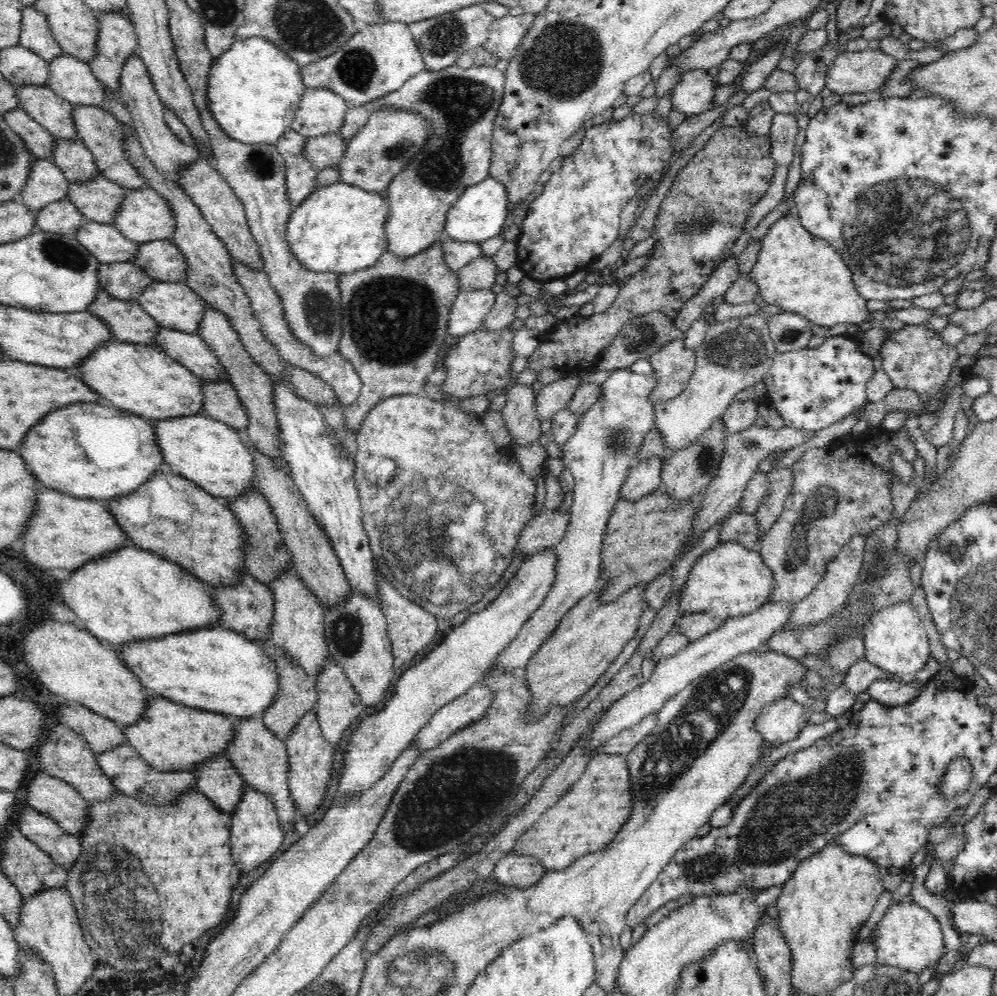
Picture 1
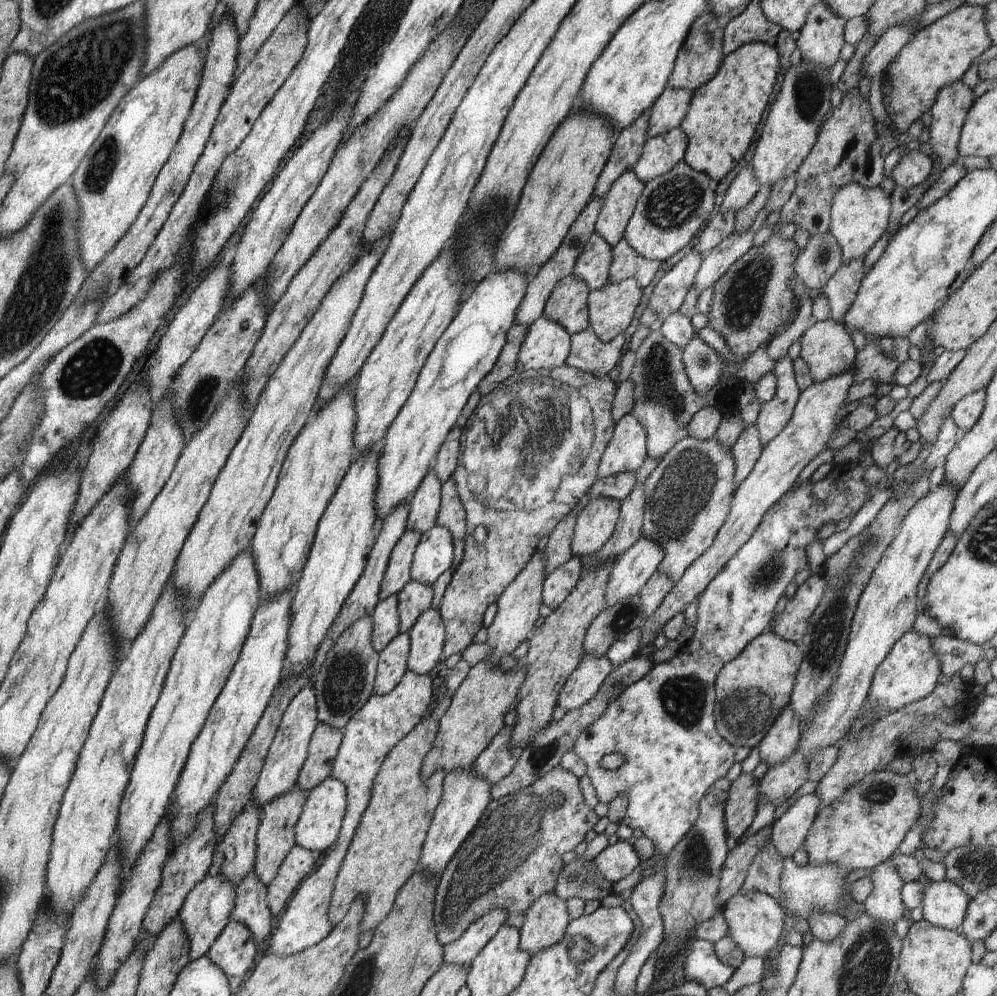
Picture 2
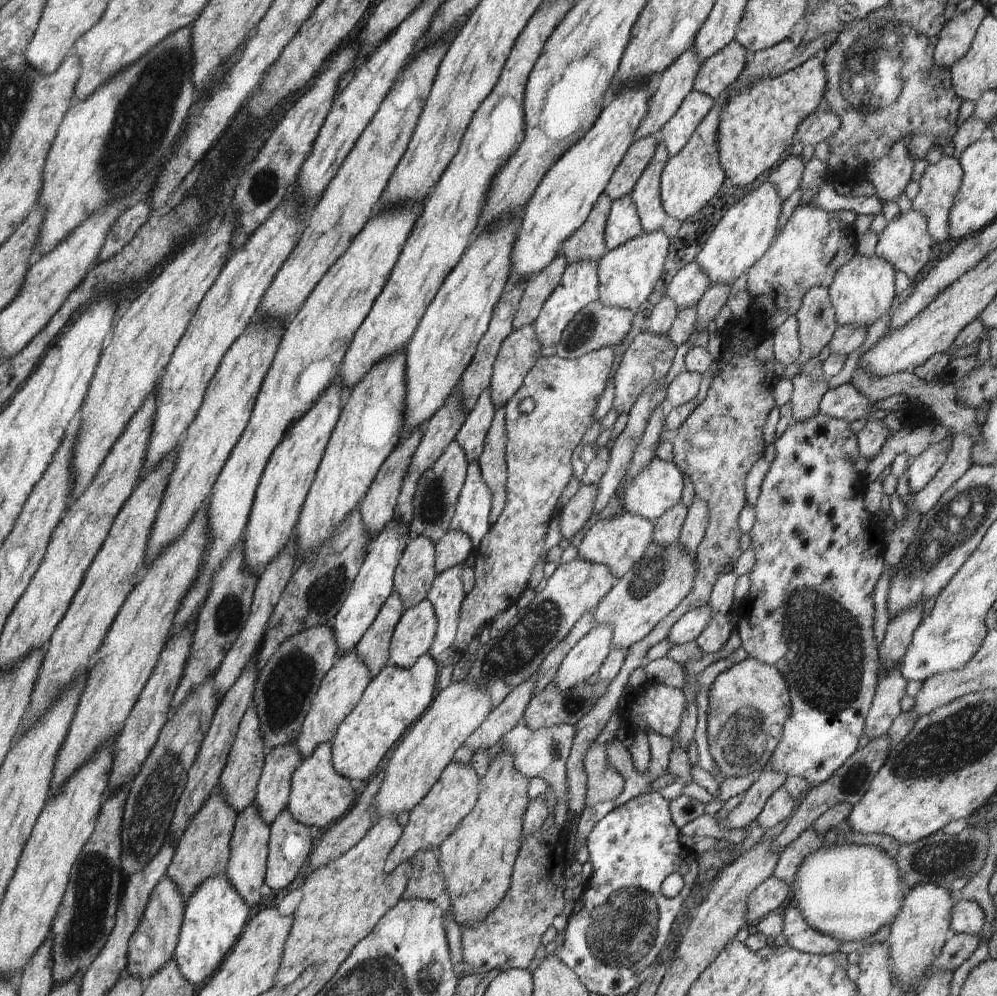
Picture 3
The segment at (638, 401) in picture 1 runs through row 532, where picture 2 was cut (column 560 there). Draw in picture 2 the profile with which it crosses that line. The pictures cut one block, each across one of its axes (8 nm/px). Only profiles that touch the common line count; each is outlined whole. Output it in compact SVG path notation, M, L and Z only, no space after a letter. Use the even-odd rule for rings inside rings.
M573 555L568 562L546 574L543 582L542 598L553 610L558 608L570 592L574 590L583 571L580 556Z

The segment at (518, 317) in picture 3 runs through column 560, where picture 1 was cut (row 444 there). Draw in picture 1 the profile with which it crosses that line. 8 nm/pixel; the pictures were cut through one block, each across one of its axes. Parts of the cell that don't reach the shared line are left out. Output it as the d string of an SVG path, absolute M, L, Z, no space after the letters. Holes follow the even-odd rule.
M206 305L199 324L201 325L196 334L204 340L204 343L210 347L210 351L216 355L216 358L226 369L227 381L236 389L238 398L245 408L248 426L243 433L250 442L258 447L260 453L272 457L289 474L289 468L285 466L285 462L281 458L281 452L279 452L281 444L279 444L279 438L277 438L279 426L275 413L277 410L275 410L271 377L252 360L250 353L242 345L240 335L236 333L236 329L232 327L232 323L228 321L228 317L224 313L213 309L210 305Z

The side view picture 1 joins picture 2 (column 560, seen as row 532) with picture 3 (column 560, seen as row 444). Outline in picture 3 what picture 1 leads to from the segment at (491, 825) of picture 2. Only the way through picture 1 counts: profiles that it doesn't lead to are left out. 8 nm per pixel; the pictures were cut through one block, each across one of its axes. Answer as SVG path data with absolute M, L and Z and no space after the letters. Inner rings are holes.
M556 822L554 825L552 825L551 828L548 828L549 831L543 832L541 831L541 828L538 829L536 832L533 832L530 836L524 837L521 841L521 845L519 848L518 858L516 858L513 871L511 874L511 881L510 886L508 887L508 890L506 891L506 894L502 897L502 900L498 903L498 906L496 908L493 908L488 915L485 916L485 919L480 919L479 923L474 923L473 925L466 925L465 927L461 926L460 932L462 932L462 938L461 938L461 946L462 946L462 954L457 957L458 960L462 961L467 968L470 968L472 970L472 974L477 975L480 980L482 980L492 968L498 968L498 970L505 971L511 968L519 968L519 969L527 969L530 964L532 964L532 958L534 958L534 954L536 954L536 950L540 948L540 938L542 938L542 935L546 930L548 930L550 927L552 927L552 920L556 918L559 914L562 914L562 910L564 908L564 905L567 903L564 900L564 890L566 890L566 879L565 879L565 870L567 867L567 860L569 858L568 856L568 850L567 850L567 842L568 842L568 825L564 824L561 827L556 825Z

